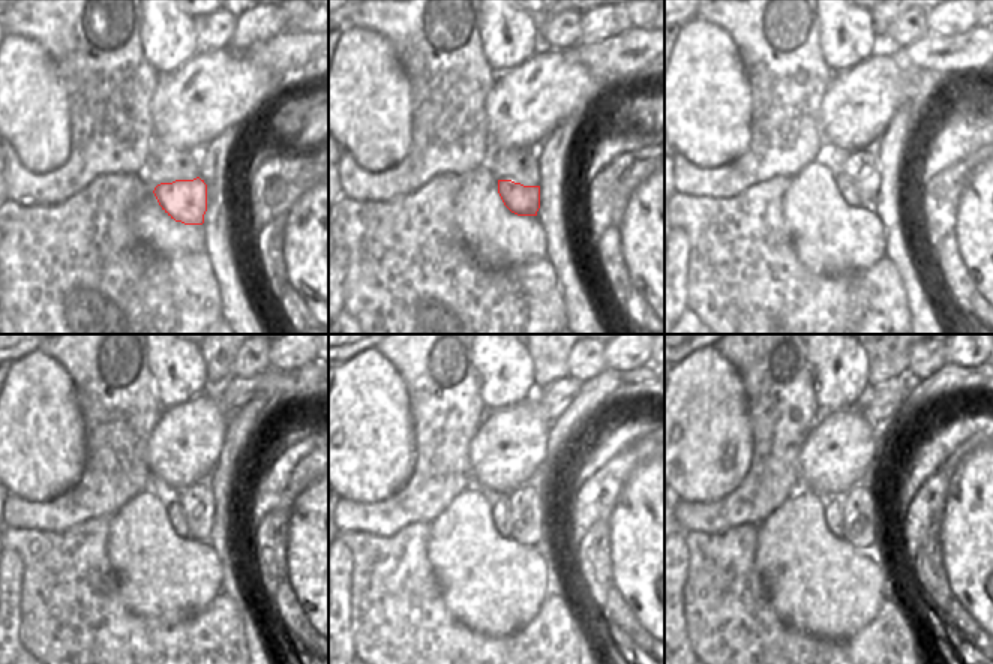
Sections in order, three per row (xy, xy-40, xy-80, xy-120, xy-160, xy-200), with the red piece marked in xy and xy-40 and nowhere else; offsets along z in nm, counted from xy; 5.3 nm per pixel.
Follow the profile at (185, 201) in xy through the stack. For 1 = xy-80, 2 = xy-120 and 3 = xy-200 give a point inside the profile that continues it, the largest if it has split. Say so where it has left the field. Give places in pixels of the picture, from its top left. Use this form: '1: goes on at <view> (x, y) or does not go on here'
1: goes on at xy-80 (845, 186)
2: goes on at xy-120 (174, 513)
3: goes on at xy-200 (833, 507)

